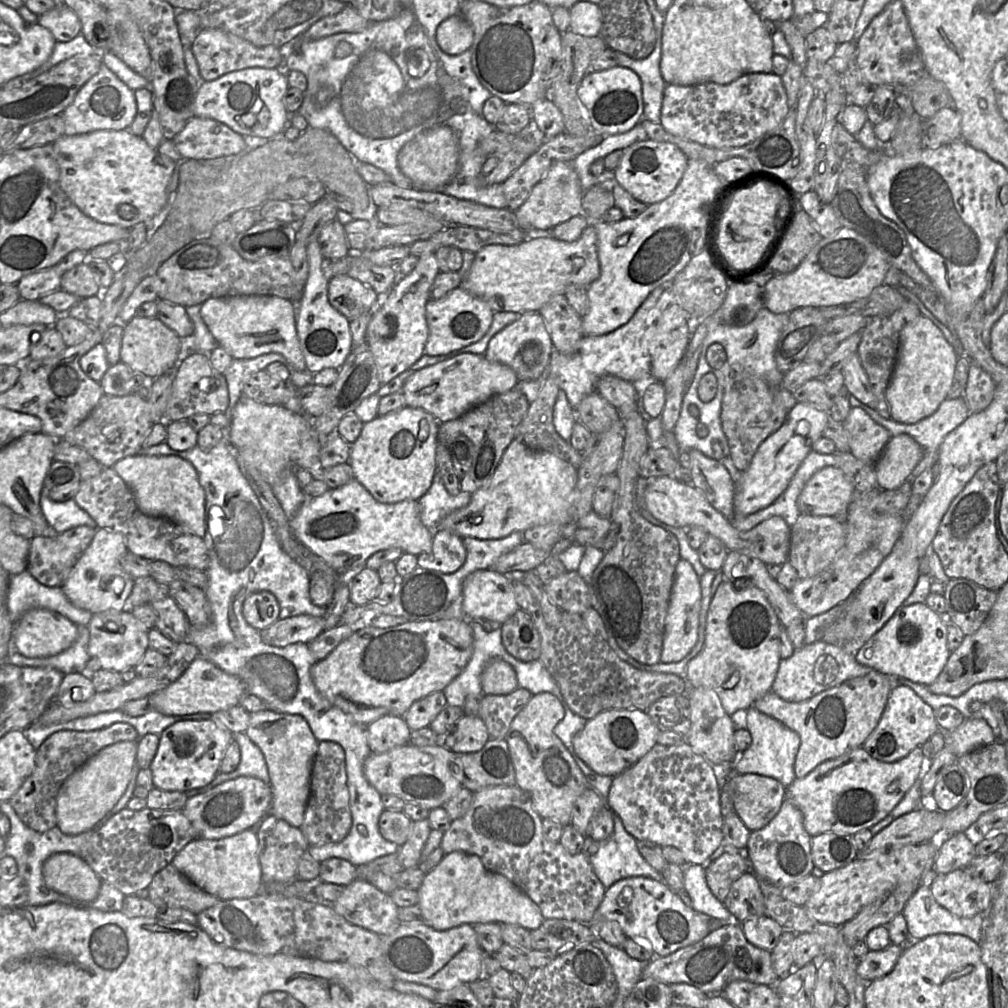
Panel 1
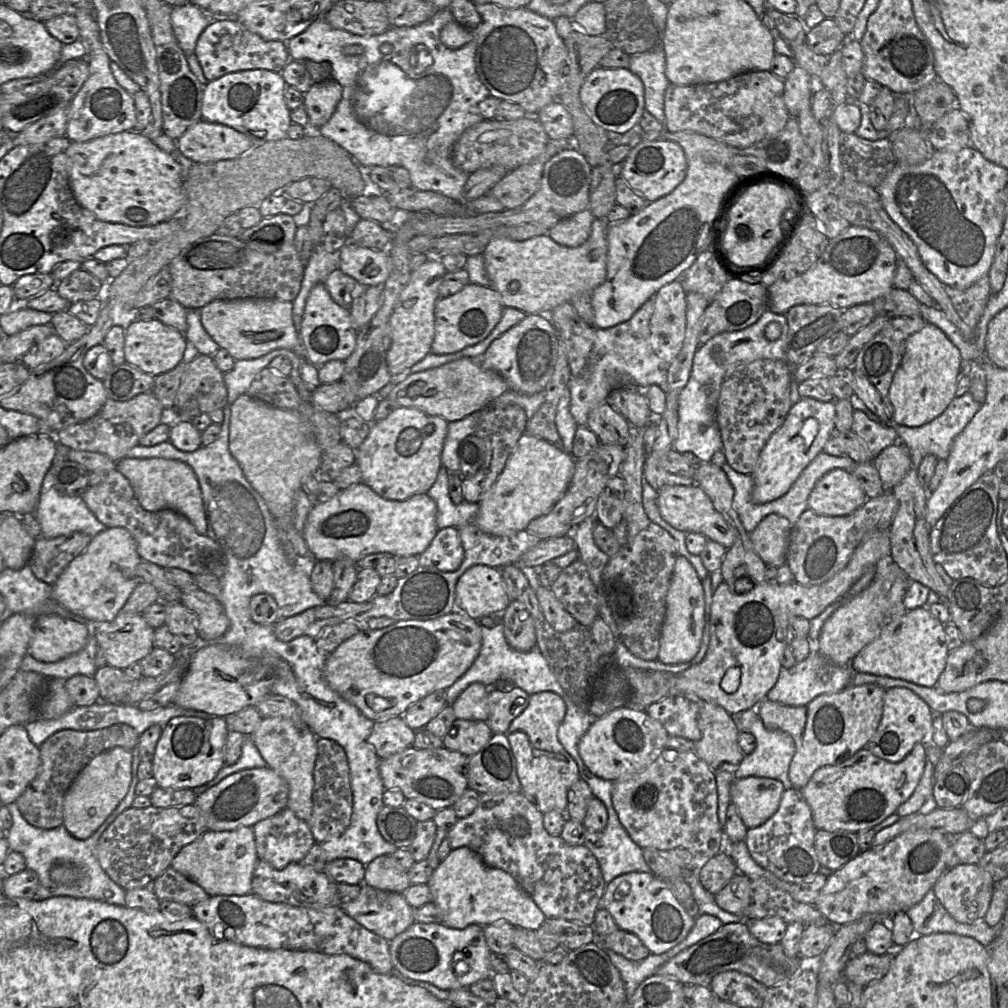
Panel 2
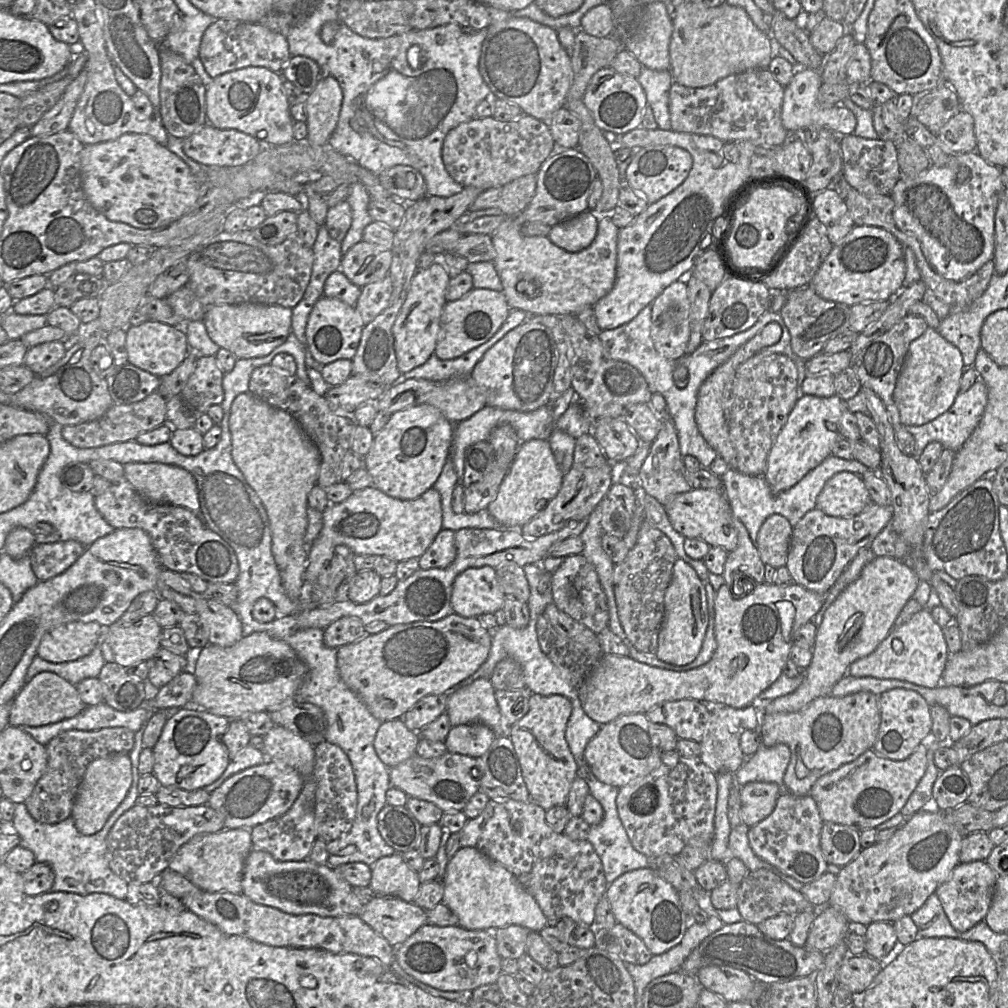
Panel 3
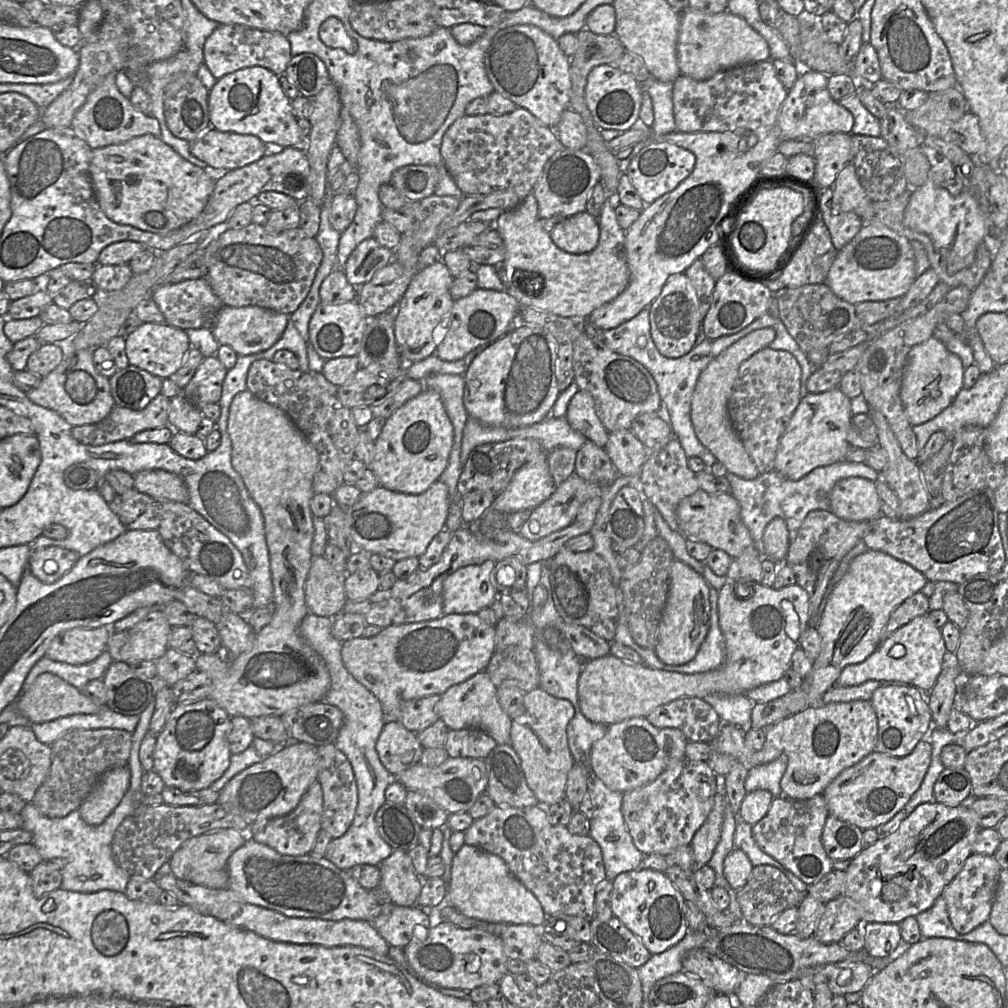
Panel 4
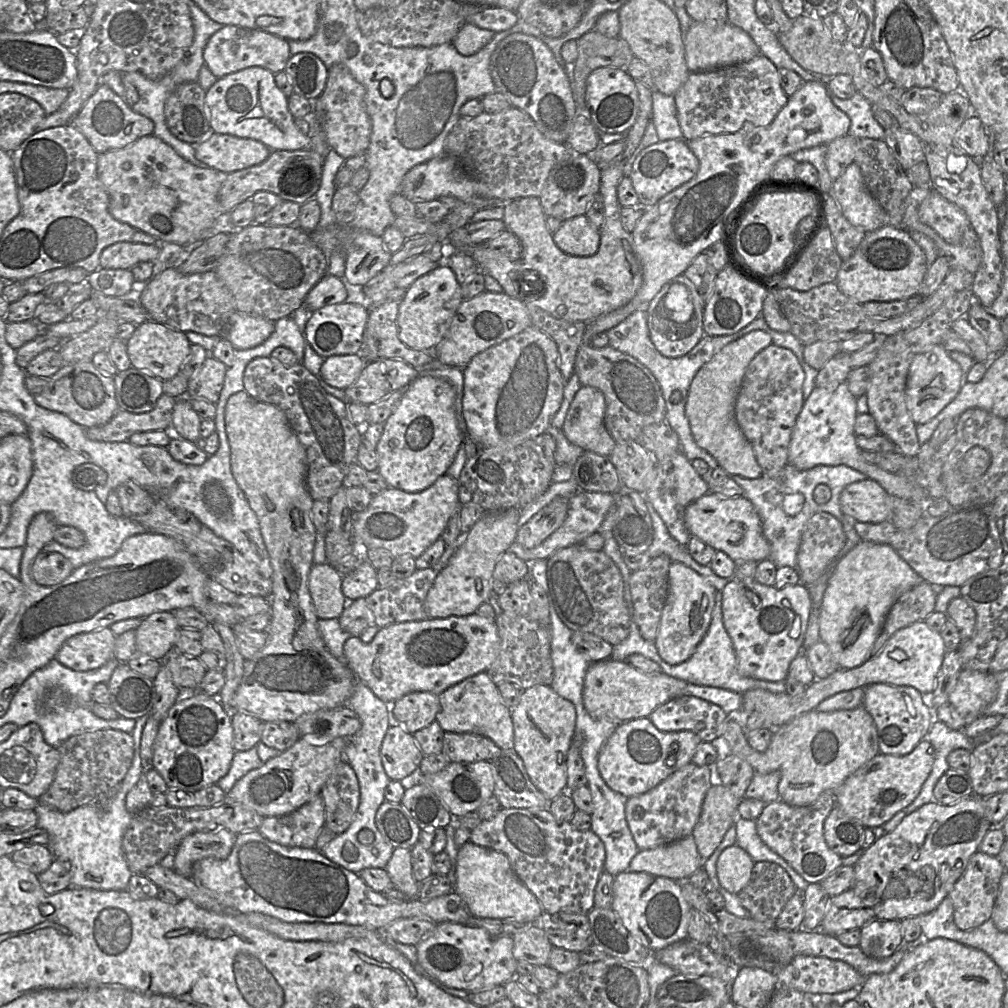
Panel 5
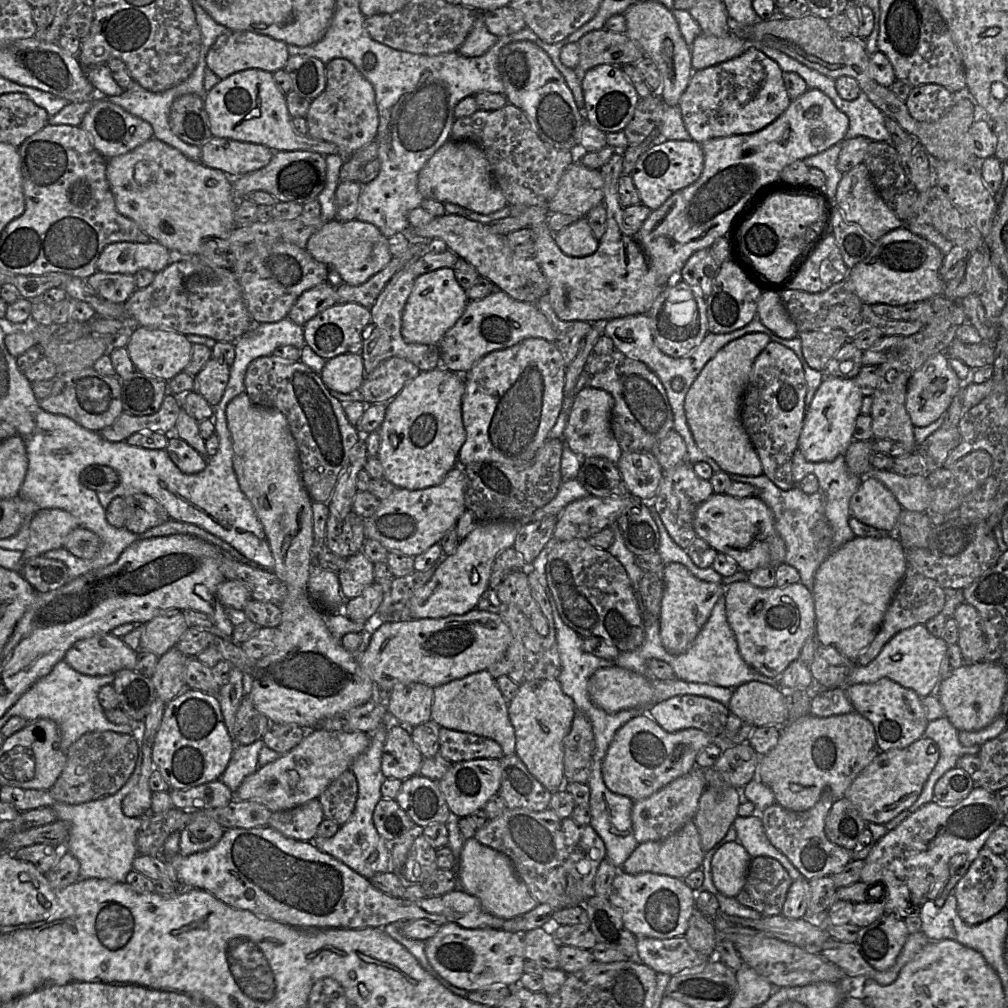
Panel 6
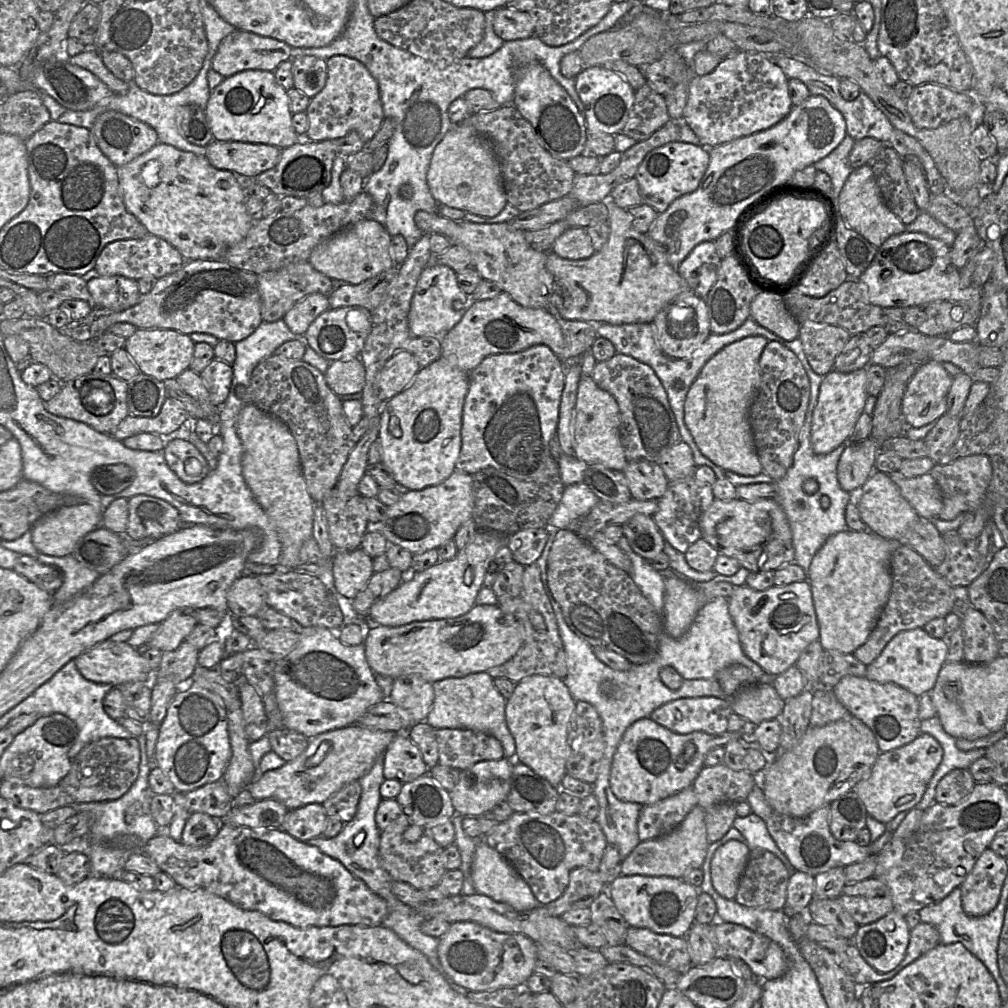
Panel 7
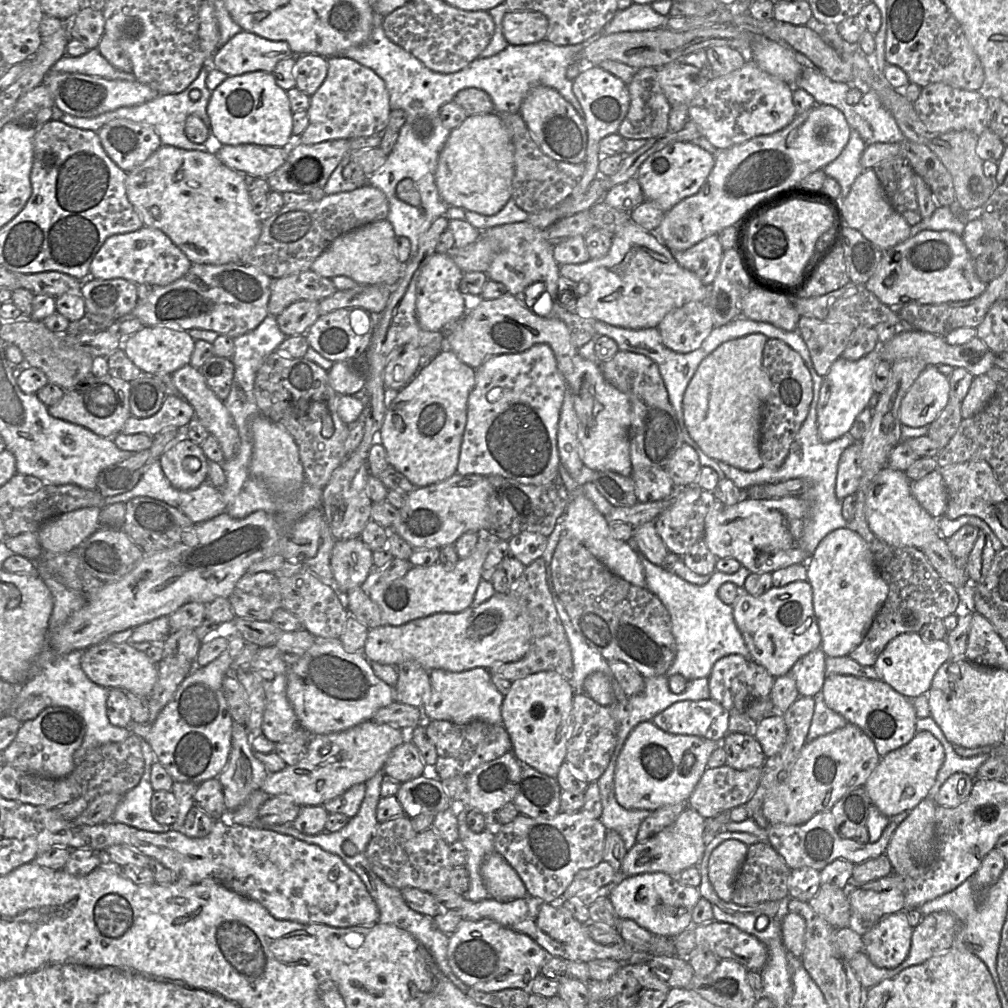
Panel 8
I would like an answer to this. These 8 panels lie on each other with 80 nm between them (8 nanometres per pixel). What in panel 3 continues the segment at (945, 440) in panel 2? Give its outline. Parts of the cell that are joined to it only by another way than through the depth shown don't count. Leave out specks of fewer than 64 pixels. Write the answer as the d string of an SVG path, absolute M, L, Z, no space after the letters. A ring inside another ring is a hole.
M978 379L972 387L959 392L953 405L934 420L918 426L905 426L915 439L914 457L918 459L930 442L939 442L943 448L957 452L978 426L988 401L988 390L983 380Z

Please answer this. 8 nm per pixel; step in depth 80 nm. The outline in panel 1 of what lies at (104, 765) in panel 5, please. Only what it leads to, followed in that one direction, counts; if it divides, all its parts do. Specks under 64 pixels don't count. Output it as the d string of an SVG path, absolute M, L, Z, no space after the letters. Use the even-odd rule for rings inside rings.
M116 722L94 731L60 730L47 737L36 750L35 767L9 799L20 820L29 828L45 832L57 826L56 804L64 781L101 749L122 741L138 740L138 732L128 723Z

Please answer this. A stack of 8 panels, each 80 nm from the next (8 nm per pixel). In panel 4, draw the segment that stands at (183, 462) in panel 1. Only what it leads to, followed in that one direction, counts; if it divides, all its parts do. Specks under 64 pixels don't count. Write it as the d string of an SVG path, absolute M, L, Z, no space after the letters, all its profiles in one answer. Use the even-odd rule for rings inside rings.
M142 470L133 475L134 488L159 500L188 503L189 491L184 480L165 470Z

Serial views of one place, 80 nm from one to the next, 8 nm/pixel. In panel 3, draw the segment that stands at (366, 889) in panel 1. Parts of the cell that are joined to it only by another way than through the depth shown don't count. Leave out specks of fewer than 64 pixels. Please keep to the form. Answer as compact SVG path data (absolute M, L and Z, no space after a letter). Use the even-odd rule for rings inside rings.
M377 895L371 899L364 905L358 916L392 946L401 944L421 926L429 923L427 911L414 902L406 902L397 897L384 895Z

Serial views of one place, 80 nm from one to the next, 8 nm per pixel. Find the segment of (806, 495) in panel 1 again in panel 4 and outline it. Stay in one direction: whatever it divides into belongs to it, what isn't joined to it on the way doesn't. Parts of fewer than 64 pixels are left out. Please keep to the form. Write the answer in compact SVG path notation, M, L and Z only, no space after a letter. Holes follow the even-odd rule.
M862 477L839 480L830 495L830 511L849 521L872 521L882 515L875 483Z

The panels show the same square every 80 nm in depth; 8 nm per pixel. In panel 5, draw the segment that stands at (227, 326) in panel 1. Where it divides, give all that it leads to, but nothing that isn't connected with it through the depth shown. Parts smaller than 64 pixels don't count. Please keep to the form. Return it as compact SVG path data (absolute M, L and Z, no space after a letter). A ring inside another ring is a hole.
M237 311L231 316L228 330L223 338L236 350L250 349L267 340L273 333L274 326L275 321Z

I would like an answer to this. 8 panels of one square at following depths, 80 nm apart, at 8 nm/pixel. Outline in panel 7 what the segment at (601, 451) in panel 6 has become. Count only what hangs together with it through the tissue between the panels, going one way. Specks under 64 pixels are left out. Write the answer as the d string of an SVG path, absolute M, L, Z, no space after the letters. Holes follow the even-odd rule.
M582 375L579 380L574 413L574 451L574 456L588 465L600 463L609 469L623 471L628 463L620 439L619 405L590 375Z

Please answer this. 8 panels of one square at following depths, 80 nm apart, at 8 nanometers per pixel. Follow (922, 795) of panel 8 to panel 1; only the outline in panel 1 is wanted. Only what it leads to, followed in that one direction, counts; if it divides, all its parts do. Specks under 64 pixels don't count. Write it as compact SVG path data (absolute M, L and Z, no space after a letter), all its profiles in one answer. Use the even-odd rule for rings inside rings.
M920 746L897 762L873 758L862 747L815 767L804 778L795 778L786 788L786 798L803 814L803 824L810 836L821 833L854 835L870 829L884 819L912 787L925 769L926 760Z

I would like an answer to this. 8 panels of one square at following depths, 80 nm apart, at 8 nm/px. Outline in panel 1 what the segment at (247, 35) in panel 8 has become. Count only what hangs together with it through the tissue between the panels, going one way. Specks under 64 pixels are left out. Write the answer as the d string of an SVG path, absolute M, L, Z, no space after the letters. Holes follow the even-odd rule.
M202 28L193 41L191 49L204 81L212 81L226 73L250 67L280 68L283 63L283 55L278 47L273 45L257 47L221 29Z

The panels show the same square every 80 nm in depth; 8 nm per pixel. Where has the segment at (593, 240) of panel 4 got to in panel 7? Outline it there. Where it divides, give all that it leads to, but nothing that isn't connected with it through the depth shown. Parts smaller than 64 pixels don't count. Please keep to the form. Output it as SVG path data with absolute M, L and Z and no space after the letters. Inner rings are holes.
M583 227L568 228L556 239L552 251L568 260L588 259L595 254L587 230Z

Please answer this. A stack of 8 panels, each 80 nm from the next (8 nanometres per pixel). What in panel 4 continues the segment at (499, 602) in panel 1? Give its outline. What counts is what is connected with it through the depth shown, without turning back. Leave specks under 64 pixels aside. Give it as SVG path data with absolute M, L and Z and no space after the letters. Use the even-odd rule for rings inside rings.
M496 562L467 565L449 575L443 583L443 614L478 613L490 607L499 594L494 586Z

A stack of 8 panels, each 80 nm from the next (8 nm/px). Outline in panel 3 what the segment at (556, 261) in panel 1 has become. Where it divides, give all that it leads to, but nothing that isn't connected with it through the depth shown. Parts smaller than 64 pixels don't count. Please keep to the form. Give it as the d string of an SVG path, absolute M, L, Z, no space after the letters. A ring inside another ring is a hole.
M610 214L598 215L598 230L595 239L589 247L576 253L569 253L559 248L547 236L524 236L520 231L521 227L519 217L506 217L491 235L496 251L493 264L503 285L502 293L510 309L520 309L529 315L577 316L581 310L594 306L598 300L611 291L616 279L619 228L612 222ZM520 281L529 281L533 283L533 286L530 286L530 289L527 288L525 293L520 292L516 287Z

